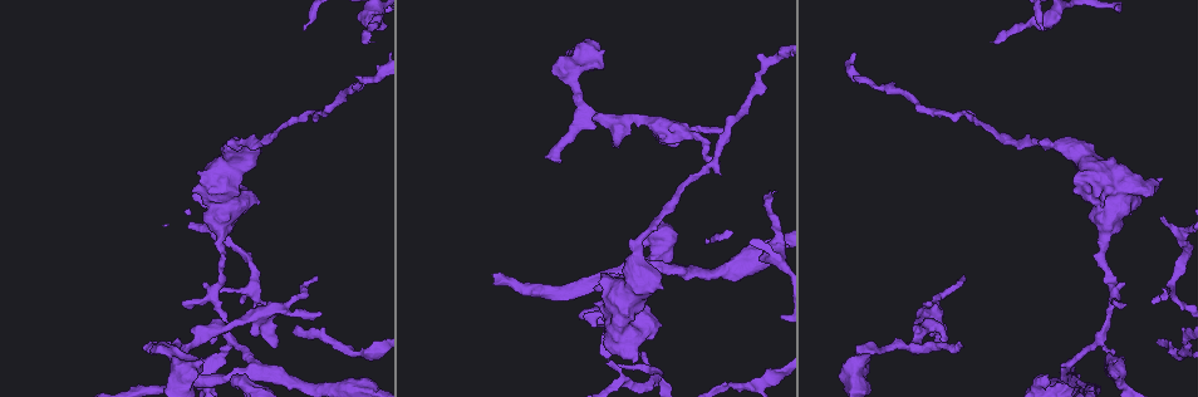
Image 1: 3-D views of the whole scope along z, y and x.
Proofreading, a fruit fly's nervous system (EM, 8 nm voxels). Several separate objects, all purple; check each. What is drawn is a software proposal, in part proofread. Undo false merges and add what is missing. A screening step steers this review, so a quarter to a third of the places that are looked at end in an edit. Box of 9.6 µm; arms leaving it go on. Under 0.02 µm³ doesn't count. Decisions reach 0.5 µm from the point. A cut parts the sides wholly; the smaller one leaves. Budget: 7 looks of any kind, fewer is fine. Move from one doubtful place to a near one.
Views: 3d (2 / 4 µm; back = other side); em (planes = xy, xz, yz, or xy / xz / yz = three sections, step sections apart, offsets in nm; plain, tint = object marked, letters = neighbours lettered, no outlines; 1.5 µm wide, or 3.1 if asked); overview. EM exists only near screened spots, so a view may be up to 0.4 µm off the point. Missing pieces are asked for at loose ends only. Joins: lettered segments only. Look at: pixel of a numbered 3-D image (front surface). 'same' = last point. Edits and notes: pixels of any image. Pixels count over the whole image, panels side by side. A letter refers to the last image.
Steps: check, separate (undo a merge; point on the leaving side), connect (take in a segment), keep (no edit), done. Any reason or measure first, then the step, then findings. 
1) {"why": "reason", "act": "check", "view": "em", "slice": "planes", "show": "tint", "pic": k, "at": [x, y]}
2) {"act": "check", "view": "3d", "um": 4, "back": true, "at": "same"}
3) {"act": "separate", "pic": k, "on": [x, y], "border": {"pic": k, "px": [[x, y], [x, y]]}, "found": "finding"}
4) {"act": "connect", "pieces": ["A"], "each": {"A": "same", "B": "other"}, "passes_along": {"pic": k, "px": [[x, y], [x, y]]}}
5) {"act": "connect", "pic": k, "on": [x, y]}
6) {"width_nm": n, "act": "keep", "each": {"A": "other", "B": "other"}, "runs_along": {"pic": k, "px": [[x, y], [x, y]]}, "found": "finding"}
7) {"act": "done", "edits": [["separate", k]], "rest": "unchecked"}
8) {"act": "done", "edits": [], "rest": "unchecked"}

{"why": "thick turns thin", "act": "check", "view": "3d", "um": 4, "pic": 1, "at": [638, 246]}

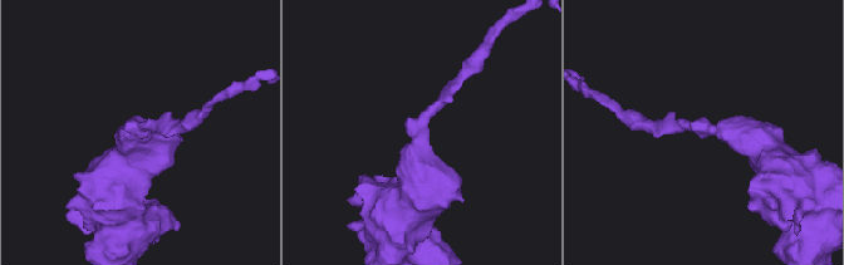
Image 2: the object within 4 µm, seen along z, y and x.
{"arm_widths_nm": [160, 500], "act": "check", "view": "em", "slice": "planes", "show": "tint", "pic": 2, "at": [134, 128]}

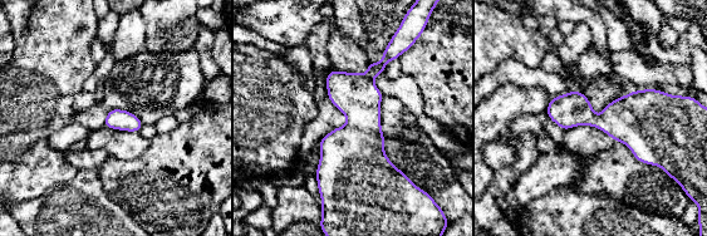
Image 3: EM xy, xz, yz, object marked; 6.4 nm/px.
{"why": "what lies round it", "act": "check", "view": "em", "slice": "planes", "show": "letters", "at": "same"}

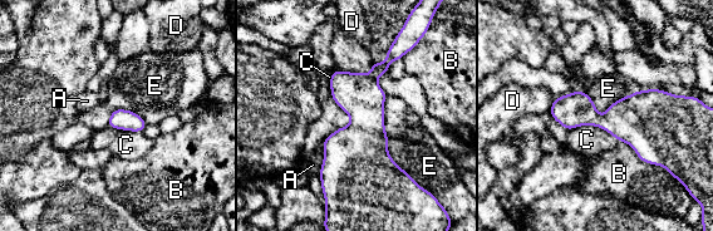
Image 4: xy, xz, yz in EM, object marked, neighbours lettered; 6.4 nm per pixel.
{"act": "keep", "each": {"A": "other", "B": "other", "C": "other", "D": "other", "E": "other"}, "border": {"pic": 4, "px": [[387, 136], [388, 155], [414, 182]]}, "found": "all the same neuron"}

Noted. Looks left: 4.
{"why": "branch stops here", "act": "check", "view": "em", "slice": "planes", "show": "letters", "pic": 1, "at": [606, 362]}

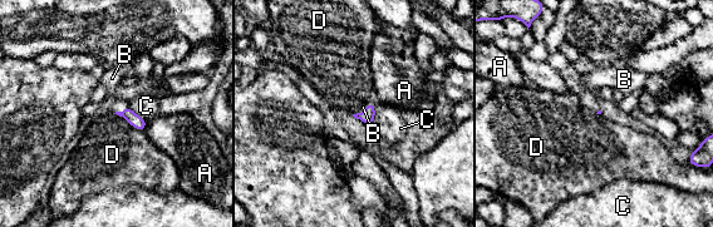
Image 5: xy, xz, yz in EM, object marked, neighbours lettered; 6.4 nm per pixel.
{"act": "connect", "pic": 5, "on": [112, 78], "each": {"A": "other", "B": "same", "C": "other", "D": "other"}, "passes_along": {"pic": 5, "px": [[137, 122], [122, 110], [112, 78]]}, "found": "it goes on there"}

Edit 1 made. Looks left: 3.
{"why": "an open end", "act": "check", "view": "3d", "um": 4, "pic": 1, "at": [1117, 306]}

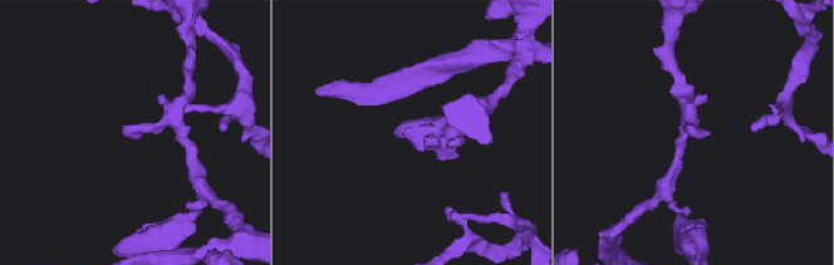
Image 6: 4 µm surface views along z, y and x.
{"act": "check", "view": "em", "slice": "xz", "step": 8, "show": "letters", "pic": 6, "at": [408, 138]}

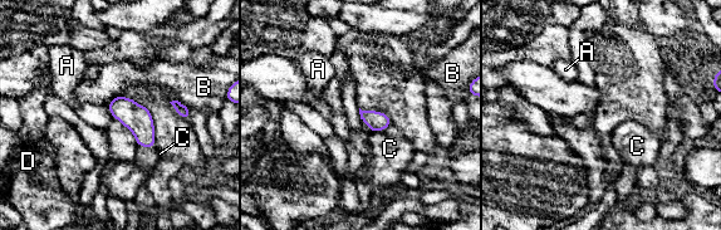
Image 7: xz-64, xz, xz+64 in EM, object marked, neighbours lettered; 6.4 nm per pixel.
{"longest_contact_nm": ["C", 150], "act": "keep", "each": {"A": "other", "B": "other", "C": "other", "D": "other"}, "found": "none of them fits"}

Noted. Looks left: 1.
{"act": "done", "edits": [["connect", 5]], "rest": "unchecked"}

